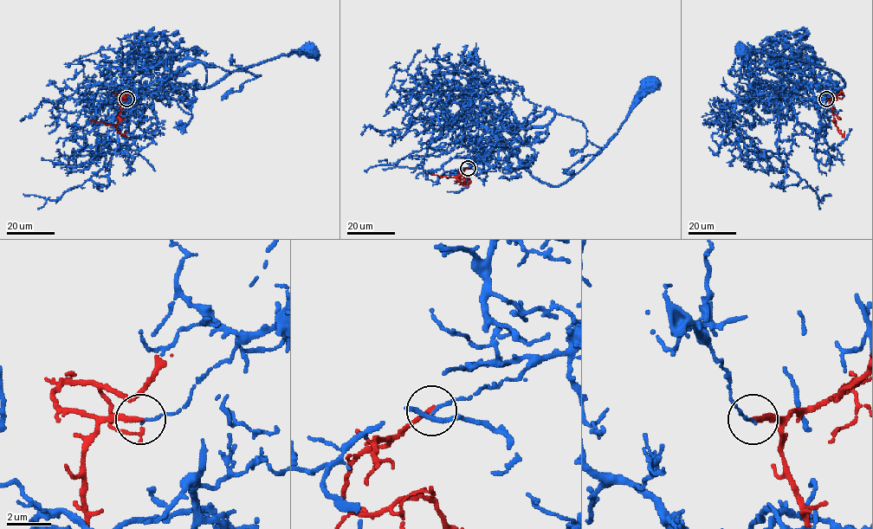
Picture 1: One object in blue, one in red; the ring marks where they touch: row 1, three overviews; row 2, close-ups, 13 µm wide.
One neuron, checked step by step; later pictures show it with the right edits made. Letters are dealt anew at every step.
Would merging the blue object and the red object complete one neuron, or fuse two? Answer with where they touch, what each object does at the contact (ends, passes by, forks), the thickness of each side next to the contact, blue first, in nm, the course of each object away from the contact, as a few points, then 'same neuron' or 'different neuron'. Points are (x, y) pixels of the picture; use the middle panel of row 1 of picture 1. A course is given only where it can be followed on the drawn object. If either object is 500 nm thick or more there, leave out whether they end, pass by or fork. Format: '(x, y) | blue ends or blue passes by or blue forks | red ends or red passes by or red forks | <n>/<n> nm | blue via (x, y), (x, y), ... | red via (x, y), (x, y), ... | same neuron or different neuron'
(468, 168) | blue ends | red ends | 130/190 nm | blue via (468, 168), (488, 152), (481, 137), (498, 133), (535, 177), (559, 186), (617, 133), (654, 82) | red via (468, 168), (455, 177), (430, 174) | different neuron

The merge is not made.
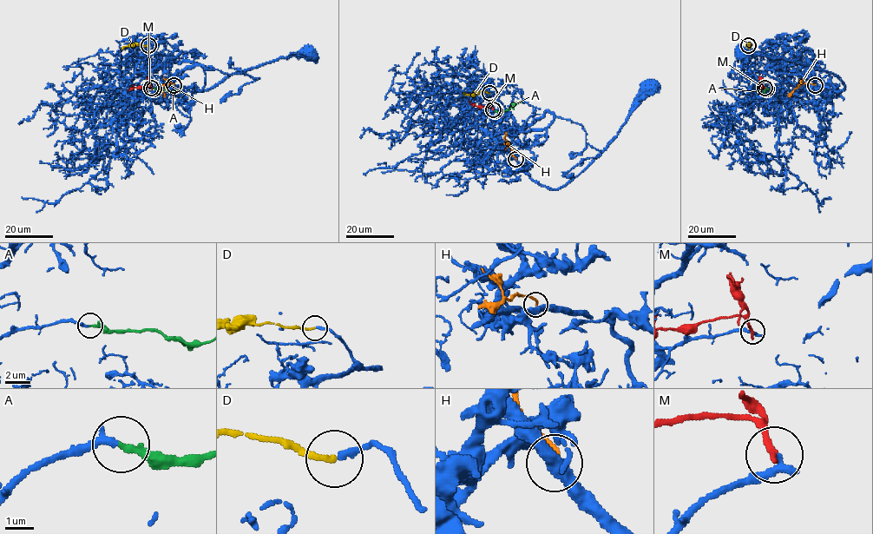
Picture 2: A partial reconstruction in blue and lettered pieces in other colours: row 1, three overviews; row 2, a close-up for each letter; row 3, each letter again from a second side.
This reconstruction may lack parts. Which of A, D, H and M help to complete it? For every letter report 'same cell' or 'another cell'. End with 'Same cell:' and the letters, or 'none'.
A: same cell
D: same cell
H: another cell
M: another cell
Same cell: A, D

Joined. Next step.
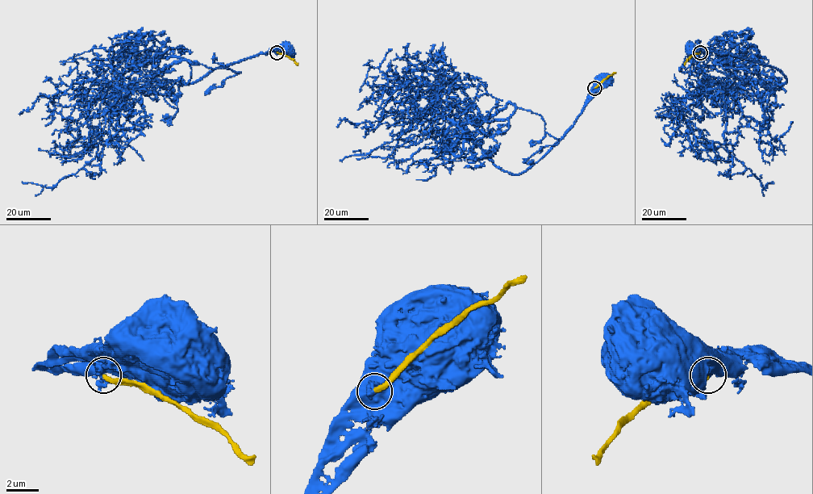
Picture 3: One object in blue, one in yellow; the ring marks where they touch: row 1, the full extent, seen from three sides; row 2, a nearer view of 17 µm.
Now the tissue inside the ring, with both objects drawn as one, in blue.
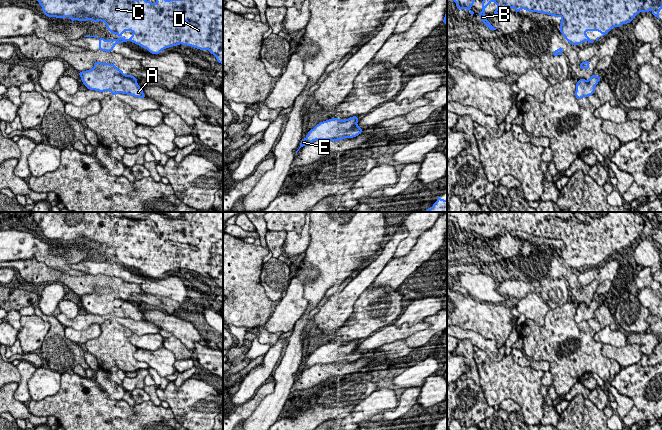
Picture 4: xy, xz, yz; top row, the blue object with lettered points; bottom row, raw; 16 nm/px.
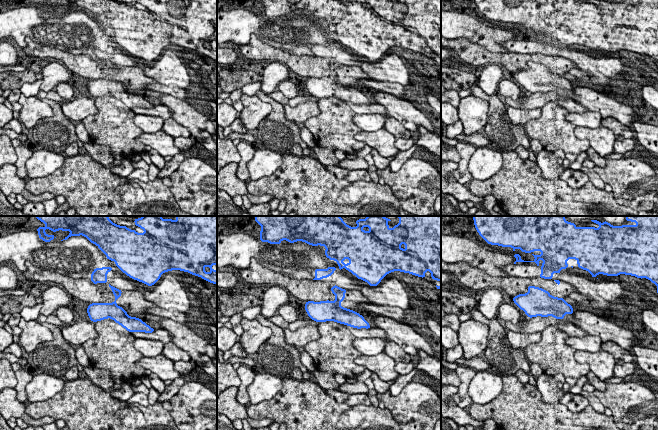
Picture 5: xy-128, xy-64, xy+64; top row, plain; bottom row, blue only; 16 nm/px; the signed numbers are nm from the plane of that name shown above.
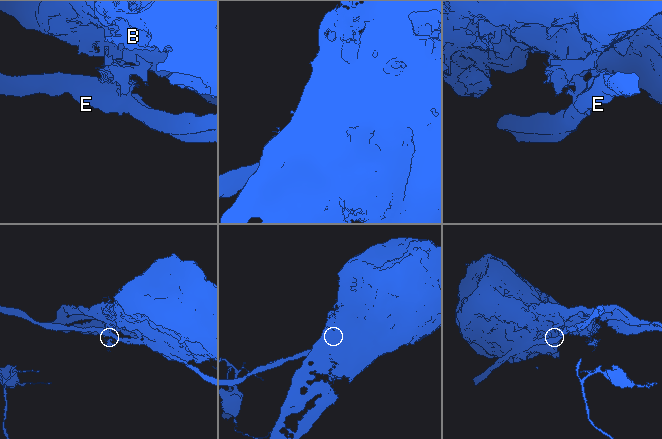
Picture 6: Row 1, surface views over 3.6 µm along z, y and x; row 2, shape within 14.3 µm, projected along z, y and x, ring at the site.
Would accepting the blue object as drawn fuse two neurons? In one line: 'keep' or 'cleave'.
cleave

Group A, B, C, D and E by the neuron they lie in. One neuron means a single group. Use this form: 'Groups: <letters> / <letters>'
Groups: A E / B C D

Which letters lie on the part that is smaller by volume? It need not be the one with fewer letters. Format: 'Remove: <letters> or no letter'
Remove: A, E

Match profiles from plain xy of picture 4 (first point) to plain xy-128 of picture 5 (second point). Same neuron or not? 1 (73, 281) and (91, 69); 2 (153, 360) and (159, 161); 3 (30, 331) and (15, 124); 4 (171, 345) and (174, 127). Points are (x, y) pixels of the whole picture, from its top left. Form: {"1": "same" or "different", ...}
{"1": "same", "2": "different", "3": "different", "4": "same"}

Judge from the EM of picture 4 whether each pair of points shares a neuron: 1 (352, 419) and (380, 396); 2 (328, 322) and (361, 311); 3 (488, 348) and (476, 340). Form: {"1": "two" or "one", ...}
{"1": "one", "2": "two", "3": "one"}

